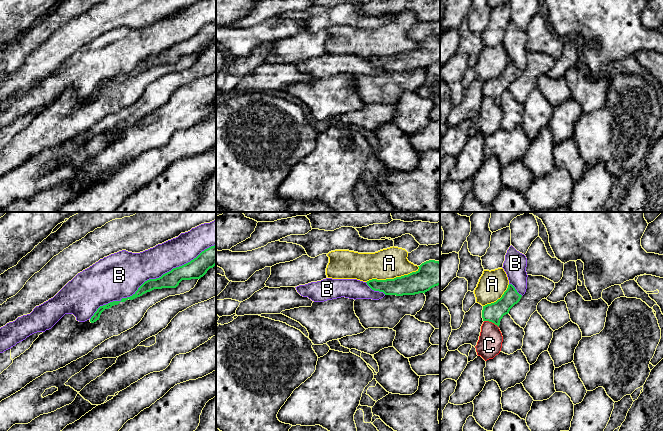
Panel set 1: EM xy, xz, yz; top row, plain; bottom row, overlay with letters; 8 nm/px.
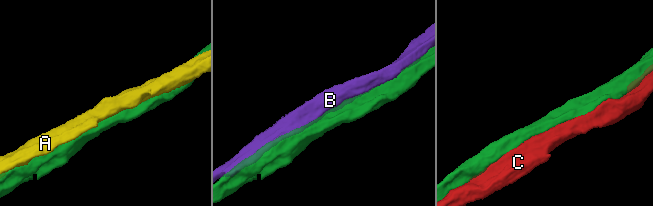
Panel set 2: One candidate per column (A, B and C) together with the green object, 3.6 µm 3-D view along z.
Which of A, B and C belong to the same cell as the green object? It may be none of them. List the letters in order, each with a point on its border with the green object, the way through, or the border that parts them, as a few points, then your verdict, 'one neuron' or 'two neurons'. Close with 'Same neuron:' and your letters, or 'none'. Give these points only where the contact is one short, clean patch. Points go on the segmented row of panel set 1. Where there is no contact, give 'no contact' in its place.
A: xz (392, 279) | two neurons
B: xy (151, 279) | two neurons
C: yz (491, 321) | two neurons
Same neuron: none

